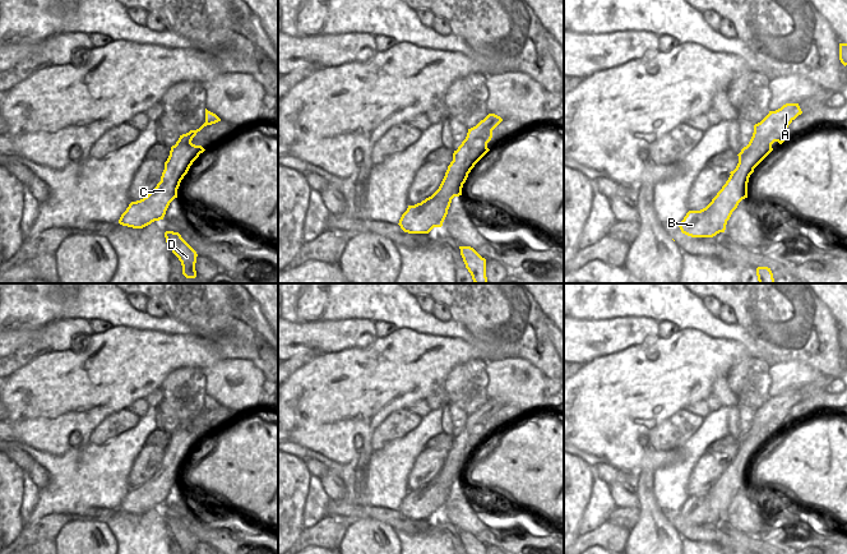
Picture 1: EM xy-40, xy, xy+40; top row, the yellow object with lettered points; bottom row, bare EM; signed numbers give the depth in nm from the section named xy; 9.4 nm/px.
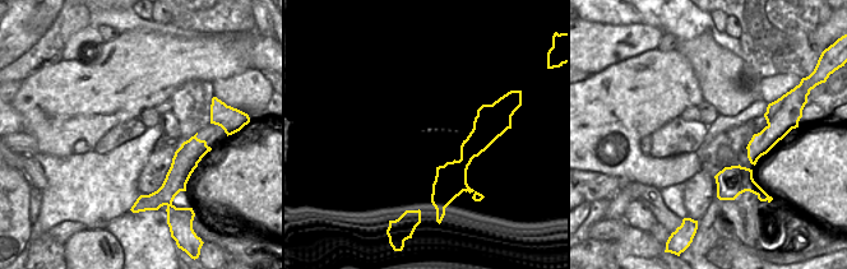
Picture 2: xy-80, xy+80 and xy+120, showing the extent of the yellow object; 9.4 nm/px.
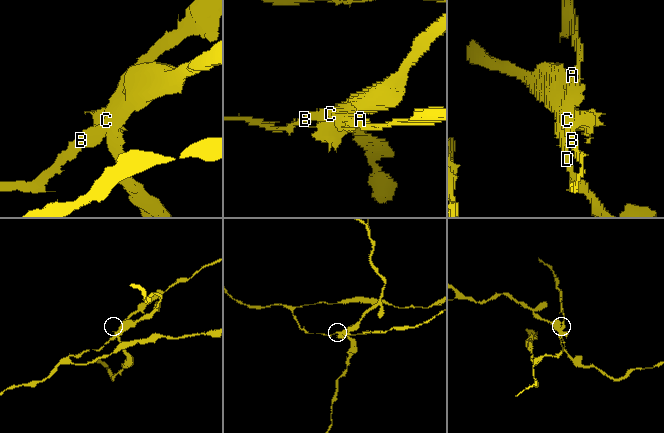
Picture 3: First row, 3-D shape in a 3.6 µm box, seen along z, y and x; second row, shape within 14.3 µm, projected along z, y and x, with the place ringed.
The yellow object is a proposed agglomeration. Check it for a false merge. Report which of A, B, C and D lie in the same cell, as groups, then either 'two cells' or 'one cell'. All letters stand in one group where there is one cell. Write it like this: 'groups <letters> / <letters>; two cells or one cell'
groups A B C / D; two cells

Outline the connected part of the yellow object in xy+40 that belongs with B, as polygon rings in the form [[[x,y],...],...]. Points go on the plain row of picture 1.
[[[786,389],[776,397],[769,397],[755,410],[753,423],[737,440],[739,449],[730,458],[726,470],[705,494],[686,499],[679,509],[681,518],[691,523],[713,523],[725,518],[732,498],[748,484],[748,468],[754,454],[773,437],[774,428],[782,430],[788,424],[788,411],[801,400],[799,389]]]

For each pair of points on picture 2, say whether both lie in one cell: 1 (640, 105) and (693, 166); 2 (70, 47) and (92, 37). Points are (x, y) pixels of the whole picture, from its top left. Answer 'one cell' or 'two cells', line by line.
1: one cell
2: one cell

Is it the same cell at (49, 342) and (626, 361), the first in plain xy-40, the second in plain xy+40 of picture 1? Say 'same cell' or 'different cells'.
different cells

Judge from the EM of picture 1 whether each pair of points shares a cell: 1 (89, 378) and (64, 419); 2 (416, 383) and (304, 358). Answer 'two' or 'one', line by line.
1: one
2: two

